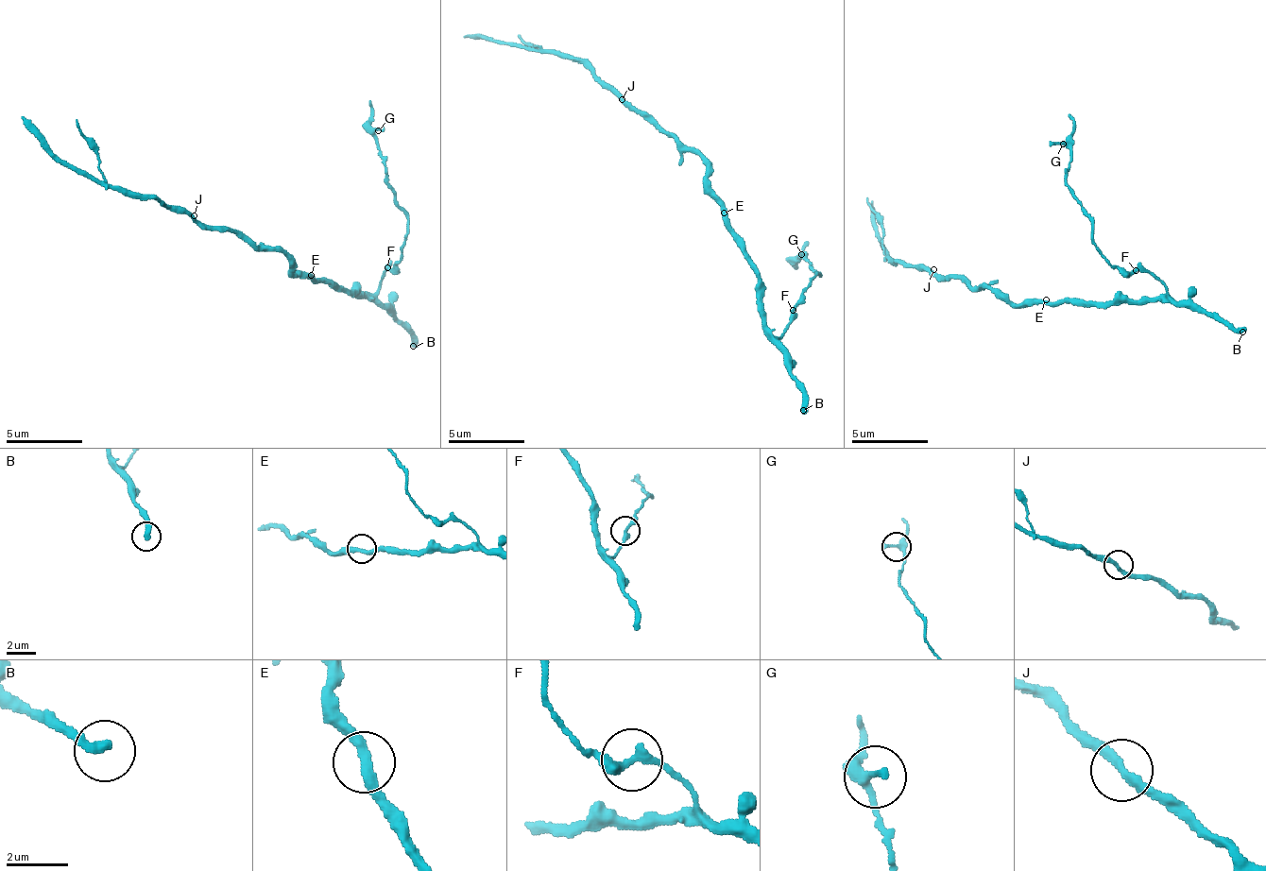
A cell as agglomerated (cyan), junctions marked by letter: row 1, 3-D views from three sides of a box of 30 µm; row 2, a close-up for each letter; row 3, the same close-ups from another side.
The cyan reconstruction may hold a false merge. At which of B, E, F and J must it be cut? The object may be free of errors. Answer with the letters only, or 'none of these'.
F

